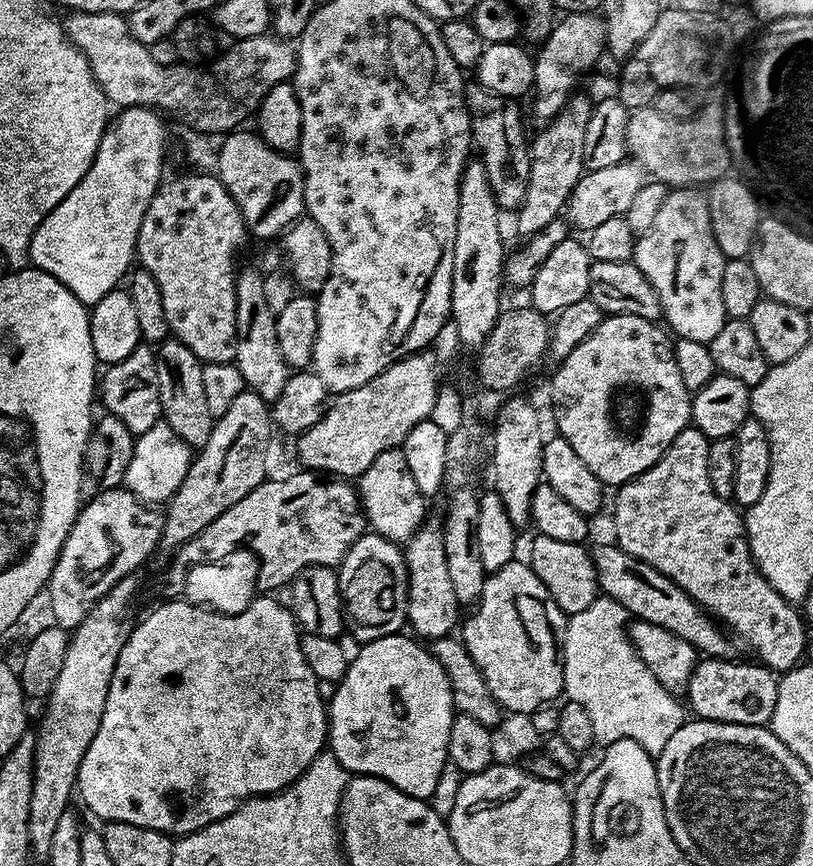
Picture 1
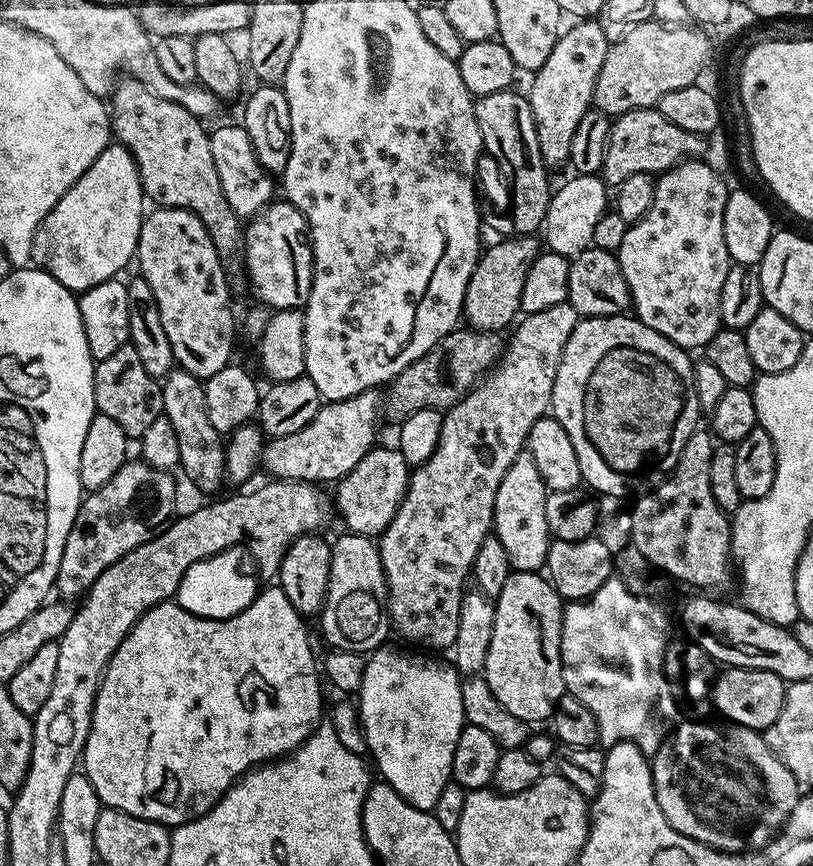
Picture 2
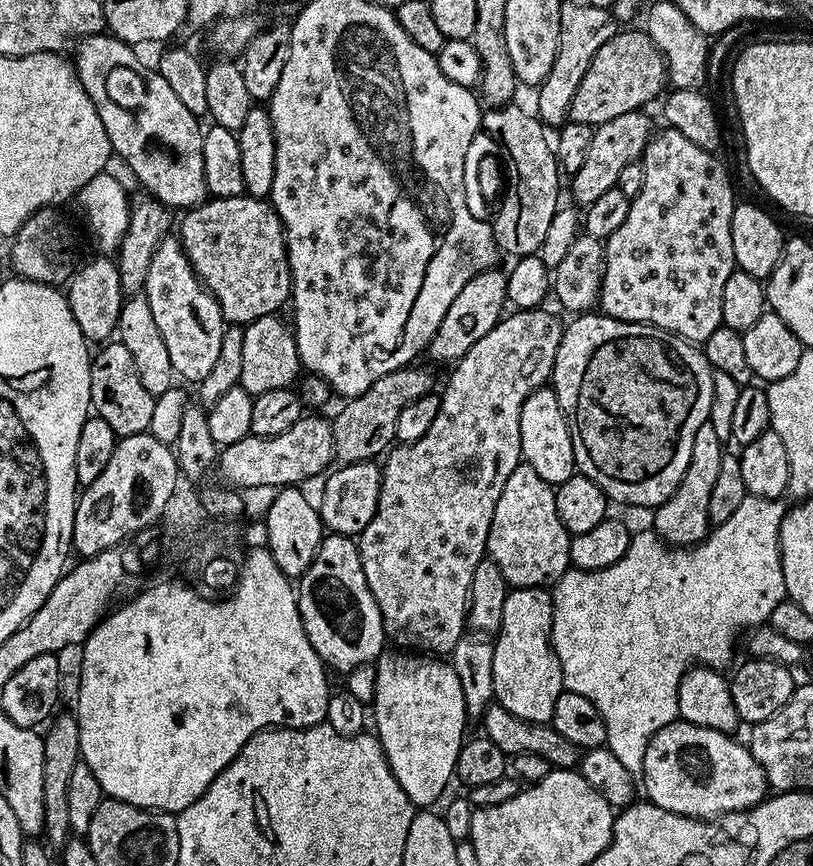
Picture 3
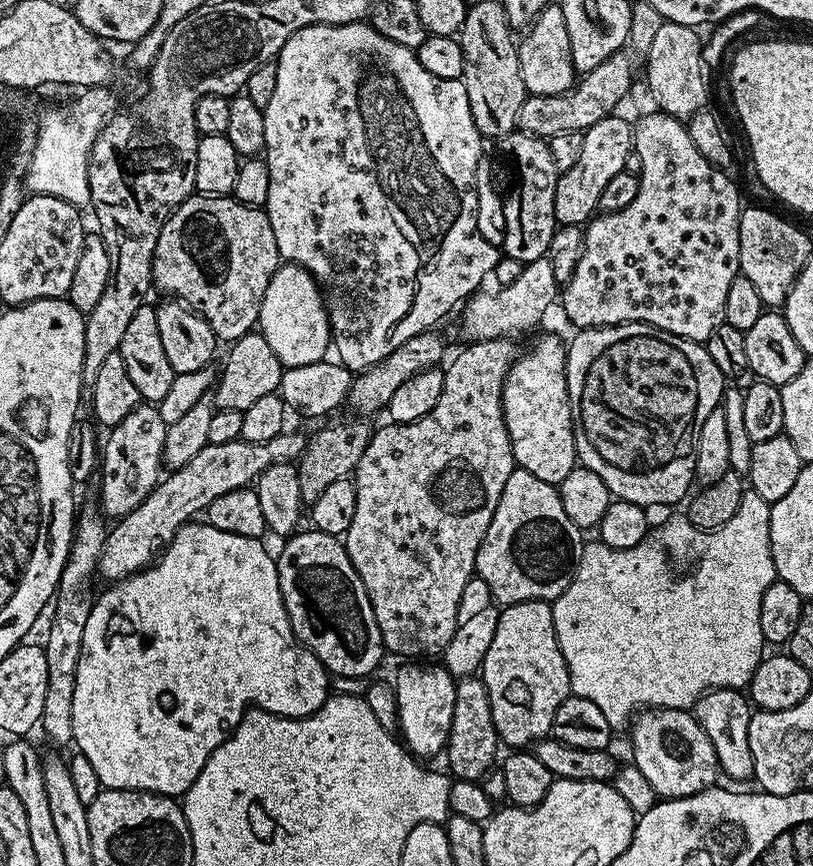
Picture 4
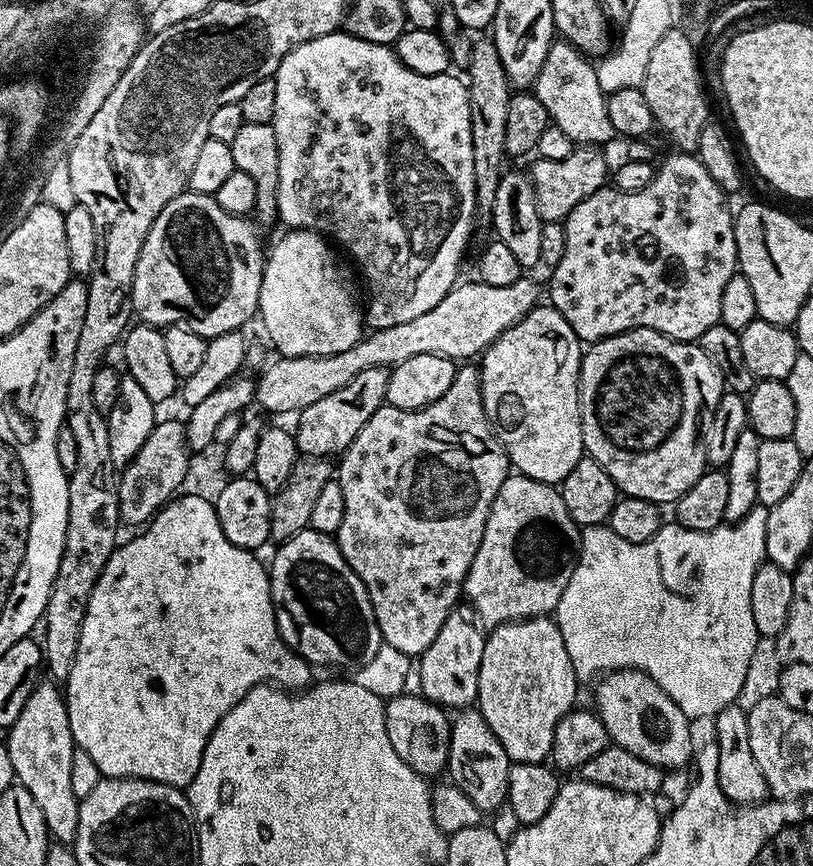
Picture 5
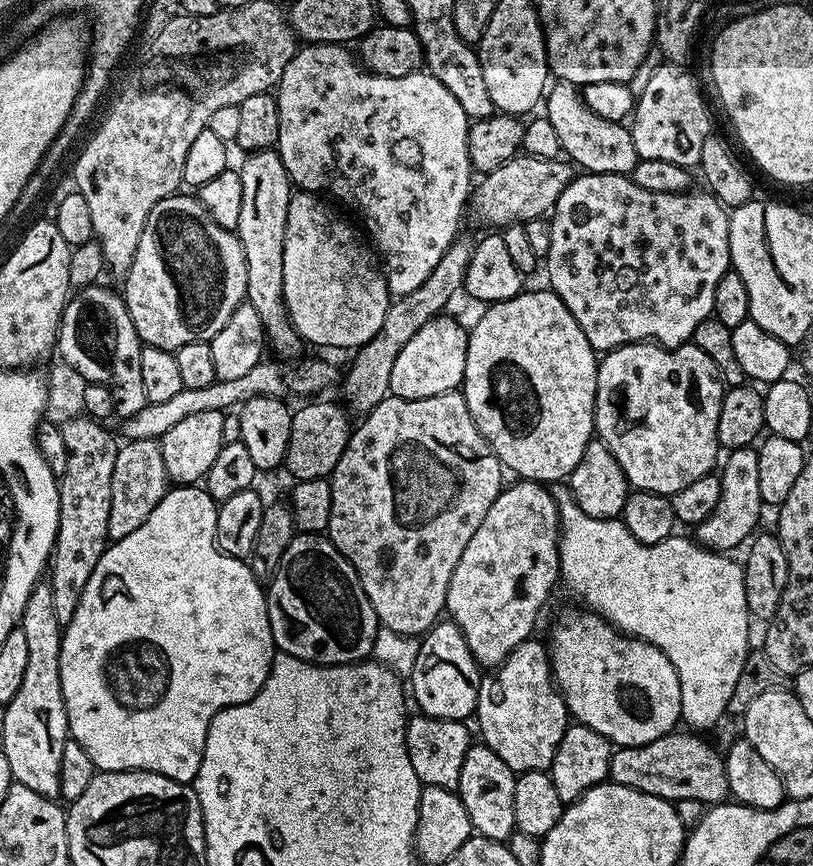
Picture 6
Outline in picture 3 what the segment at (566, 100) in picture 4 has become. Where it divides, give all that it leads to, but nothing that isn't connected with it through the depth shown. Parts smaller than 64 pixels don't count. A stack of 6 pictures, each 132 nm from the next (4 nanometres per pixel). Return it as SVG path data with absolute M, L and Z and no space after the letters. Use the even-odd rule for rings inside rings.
M617 31L616 36L610 38L610 42L606 42L606 46L602 46L602 50L598 50L598 54L594 54L594 62L590 66L590 70L586 70L582 82L578 82L574 102L570 102L568 120L574 124L595 126L610 122L610 118L618 118L618 114L641 111L645 106L648 106L644 104L650 103L656 95L659 97L665 91L667 78L668 67L664 61L664 56L658 50L658 46L654 46L654 42L649 38L647 31Z

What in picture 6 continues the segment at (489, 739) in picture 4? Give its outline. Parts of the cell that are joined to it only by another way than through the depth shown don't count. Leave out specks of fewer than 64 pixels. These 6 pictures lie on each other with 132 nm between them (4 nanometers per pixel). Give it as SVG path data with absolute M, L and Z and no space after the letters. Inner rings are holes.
M476 742L469 748L466 754L466 762L462 762L462 778L460 779L458 791L462 798L462 806L466 806L466 814L470 814L472 831L475 835L506 842L516 831L516 823L514 822L514 786L516 785L516 777L517 773L512 772L510 766L506 766L506 762L502 762L502 758L498 758L498 754L494 754L494 750L490 750L487 744Z

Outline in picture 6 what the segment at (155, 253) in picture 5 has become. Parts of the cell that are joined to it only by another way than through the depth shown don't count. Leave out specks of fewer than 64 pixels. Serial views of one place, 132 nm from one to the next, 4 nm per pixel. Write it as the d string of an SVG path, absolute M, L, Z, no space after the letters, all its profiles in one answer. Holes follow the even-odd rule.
M184 195L162 198L162 202L150 210L134 262L122 280L124 304L128 307L130 322L134 322L141 345L175 353L182 346L190 346L190 342L210 342L214 334L230 322L230 314L245 303L248 294L246 254L242 254L242 242L235 232L218 226L195 195Z

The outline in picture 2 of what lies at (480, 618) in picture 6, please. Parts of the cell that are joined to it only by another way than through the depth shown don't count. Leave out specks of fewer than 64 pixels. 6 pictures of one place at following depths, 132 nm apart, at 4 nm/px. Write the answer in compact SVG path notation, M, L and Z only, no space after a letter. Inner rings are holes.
M522 451L518 458L506 470L506 478L498 486L498 498L494 498L492 523L494 534L502 547L506 549L506 558L510 558L517 572L540 572L548 563L548 548L553 538L546 526L546 498L549 490L534 466L534 458L528 451Z

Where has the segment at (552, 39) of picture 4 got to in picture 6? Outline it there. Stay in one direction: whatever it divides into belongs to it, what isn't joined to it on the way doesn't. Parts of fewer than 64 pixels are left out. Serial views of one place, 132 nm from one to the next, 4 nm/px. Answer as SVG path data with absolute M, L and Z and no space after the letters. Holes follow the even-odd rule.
M563 82L553 83L547 89L542 108L548 117L550 126L554 126L558 134L561 153L577 169L585 173L605 172L627 177L632 173L637 162L641 160L634 150L634 138L631 131L619 120L598 118L598 114L594 114L594 110L586 106L581 89L577 85Z

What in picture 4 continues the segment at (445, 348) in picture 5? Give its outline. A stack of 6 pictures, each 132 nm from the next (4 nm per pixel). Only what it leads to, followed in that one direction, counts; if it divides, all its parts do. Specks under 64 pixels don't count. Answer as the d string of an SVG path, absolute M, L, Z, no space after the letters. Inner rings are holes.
M547 256L524 265L522 274L518 274L514 282L496 290L500 292L493 296L484 291L477 291L463 305L465 308L464 317L460 320L460 332L465 336L465 341L499 340L511 337L511 332L524 332L534 327L547 314L548 307L558 300L558 285Z

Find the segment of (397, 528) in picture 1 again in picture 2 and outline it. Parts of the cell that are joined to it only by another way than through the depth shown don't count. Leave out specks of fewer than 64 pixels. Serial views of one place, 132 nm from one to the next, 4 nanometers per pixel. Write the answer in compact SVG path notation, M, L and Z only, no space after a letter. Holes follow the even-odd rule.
M373 446L371 450L350 470L350 474L343 476L335 485L336 508L344 519L349 533L369 538L379 538L390 526L394 514L408 489L410 465L406 458L402 458L399 447L380 448Z

